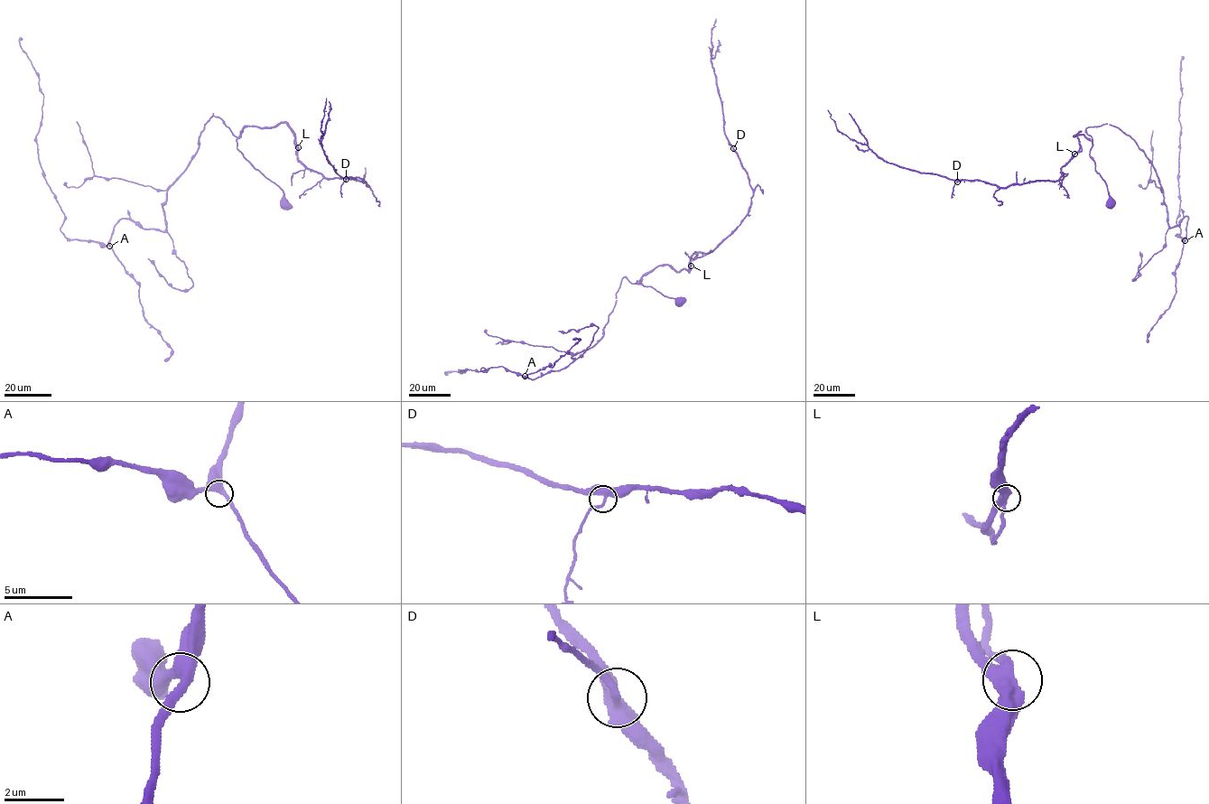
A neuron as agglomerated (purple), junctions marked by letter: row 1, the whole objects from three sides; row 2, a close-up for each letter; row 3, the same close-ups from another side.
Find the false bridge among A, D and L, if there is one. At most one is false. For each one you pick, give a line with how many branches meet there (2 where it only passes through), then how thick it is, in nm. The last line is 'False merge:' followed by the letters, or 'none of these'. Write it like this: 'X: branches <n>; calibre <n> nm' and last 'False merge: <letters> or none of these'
False merge: none of these

